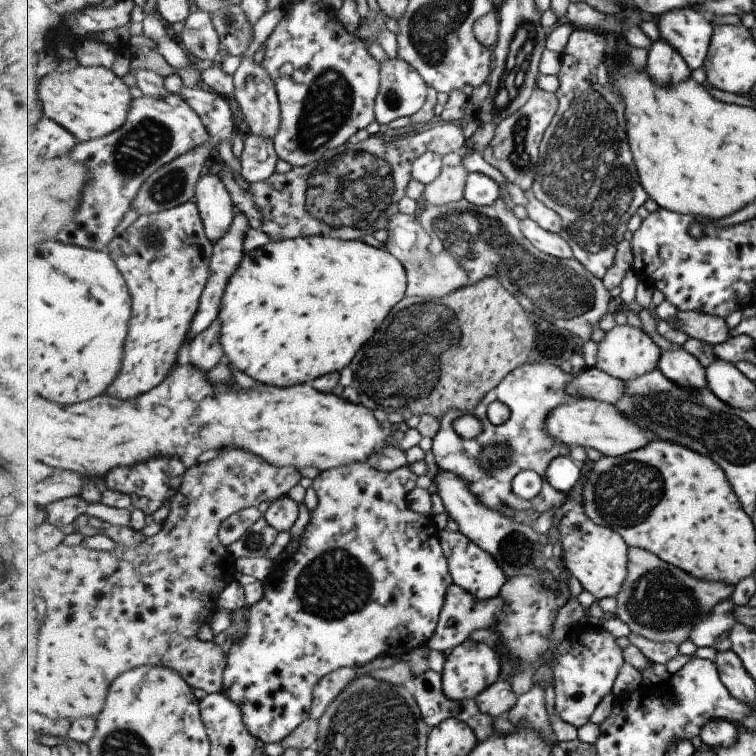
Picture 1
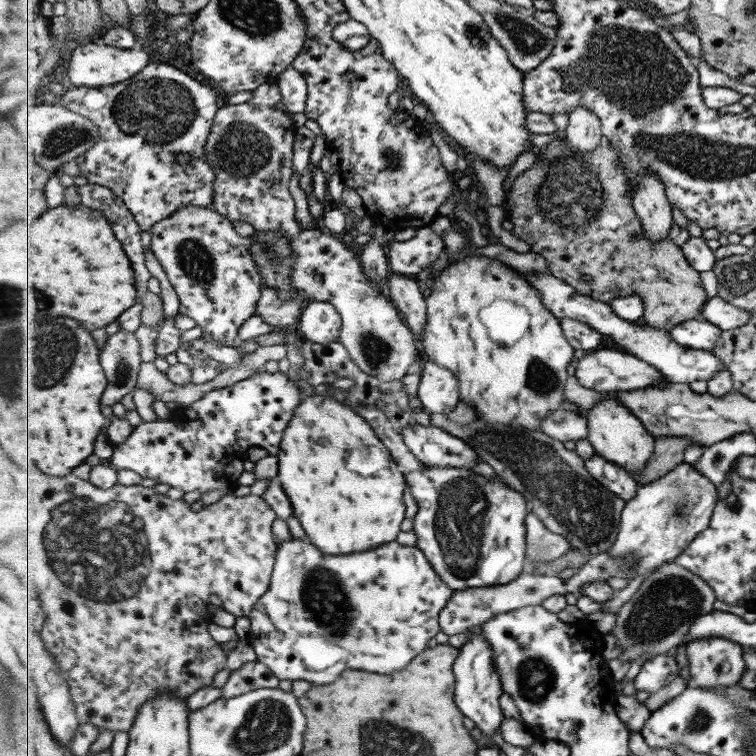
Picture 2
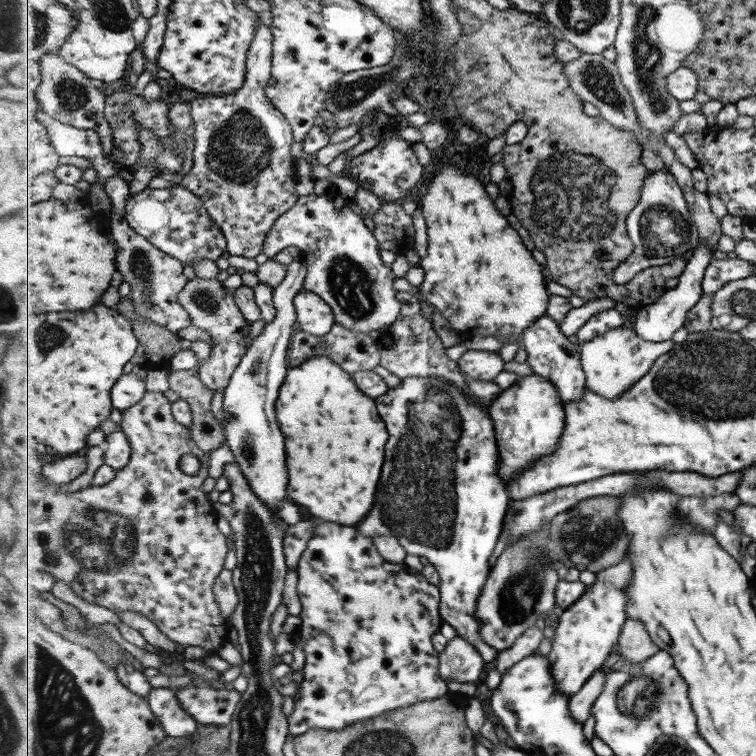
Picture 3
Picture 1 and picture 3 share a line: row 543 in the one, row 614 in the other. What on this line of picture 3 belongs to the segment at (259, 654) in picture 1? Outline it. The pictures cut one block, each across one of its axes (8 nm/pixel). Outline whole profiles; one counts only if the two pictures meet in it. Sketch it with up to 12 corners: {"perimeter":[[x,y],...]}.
{"perimeter":[[322,521],[296,737],[449,693],[441,591]]}

